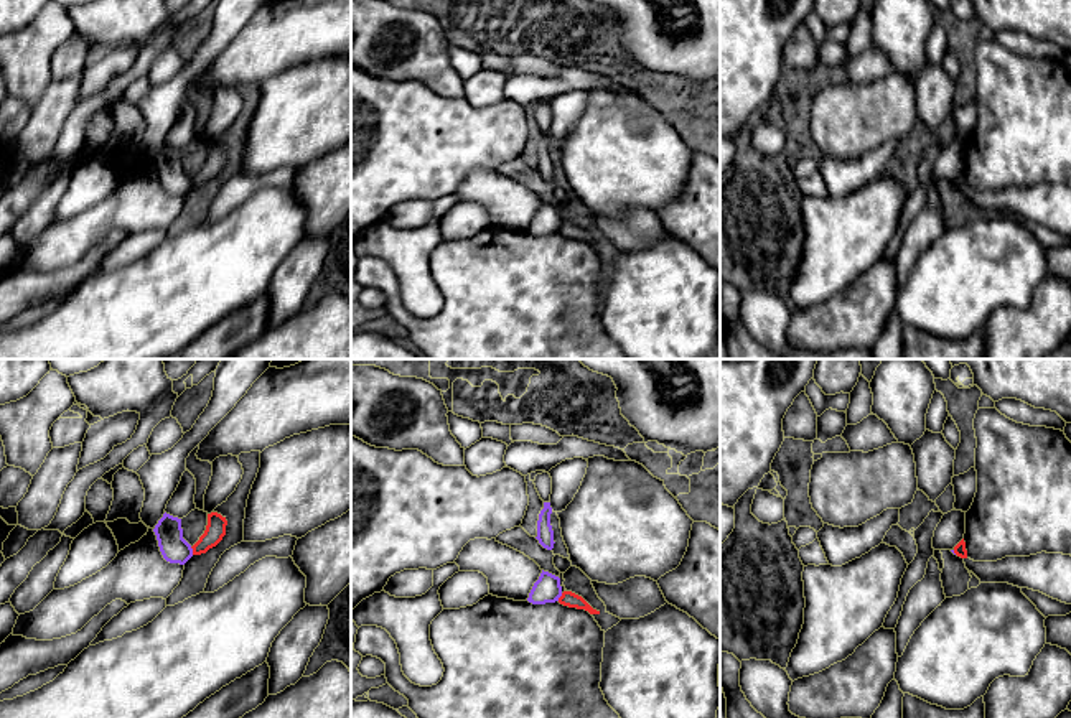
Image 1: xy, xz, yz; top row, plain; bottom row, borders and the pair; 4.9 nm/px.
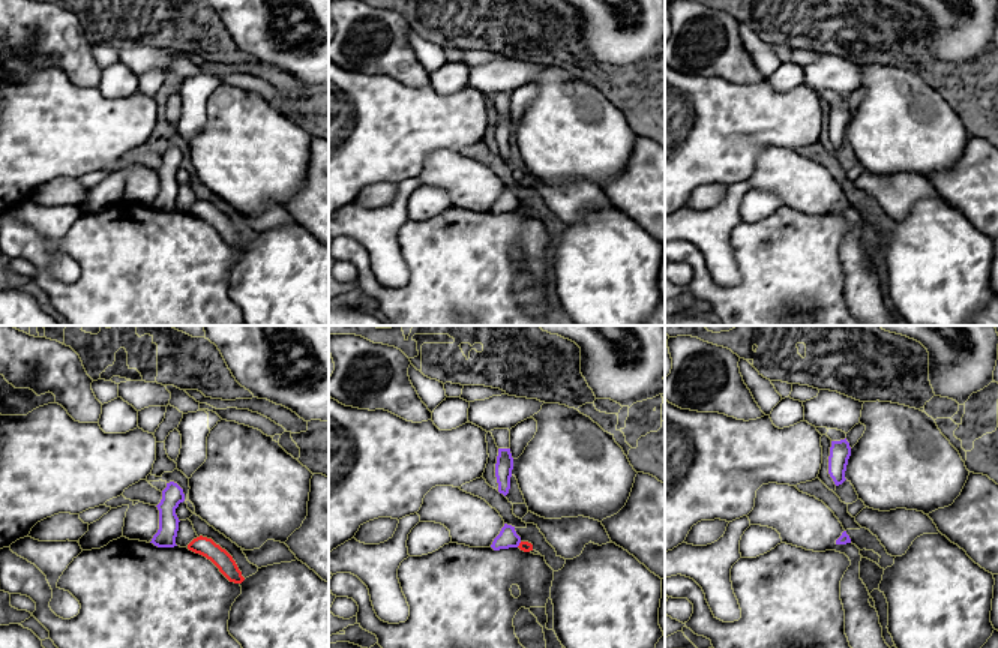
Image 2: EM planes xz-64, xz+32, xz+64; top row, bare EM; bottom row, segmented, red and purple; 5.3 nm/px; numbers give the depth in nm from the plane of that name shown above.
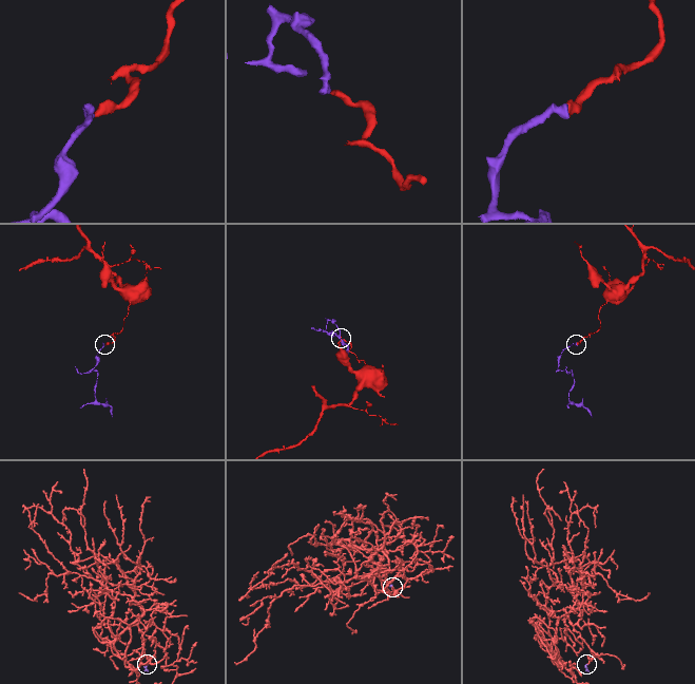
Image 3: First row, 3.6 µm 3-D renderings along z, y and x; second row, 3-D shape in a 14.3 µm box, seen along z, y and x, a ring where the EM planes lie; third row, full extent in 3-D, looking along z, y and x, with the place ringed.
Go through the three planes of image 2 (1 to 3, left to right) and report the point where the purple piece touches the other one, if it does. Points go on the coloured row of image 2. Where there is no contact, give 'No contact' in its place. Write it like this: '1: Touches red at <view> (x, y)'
1: No contact
2: Touches red at xz+32 (520, 545)
3: No contact

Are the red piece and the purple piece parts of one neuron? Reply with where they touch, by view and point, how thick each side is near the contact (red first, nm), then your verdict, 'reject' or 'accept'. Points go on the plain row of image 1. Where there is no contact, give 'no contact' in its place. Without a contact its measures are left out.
xy (193, 181) | 100/140 nm | reject

